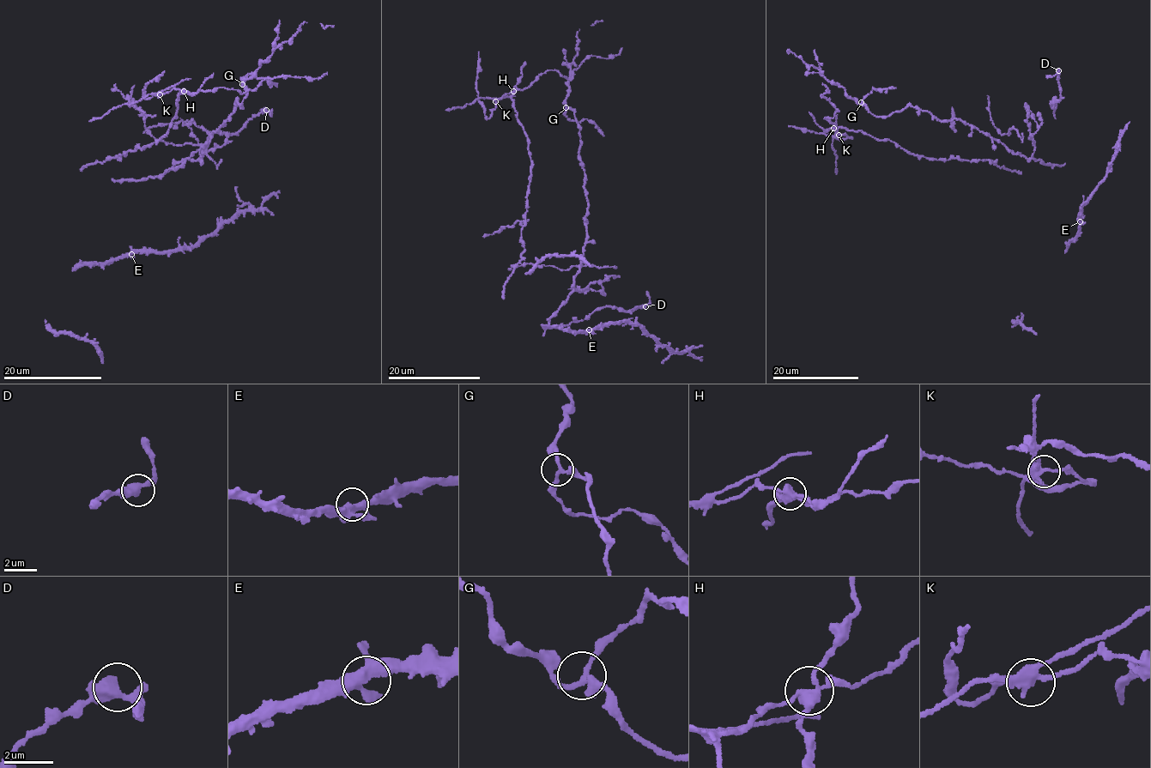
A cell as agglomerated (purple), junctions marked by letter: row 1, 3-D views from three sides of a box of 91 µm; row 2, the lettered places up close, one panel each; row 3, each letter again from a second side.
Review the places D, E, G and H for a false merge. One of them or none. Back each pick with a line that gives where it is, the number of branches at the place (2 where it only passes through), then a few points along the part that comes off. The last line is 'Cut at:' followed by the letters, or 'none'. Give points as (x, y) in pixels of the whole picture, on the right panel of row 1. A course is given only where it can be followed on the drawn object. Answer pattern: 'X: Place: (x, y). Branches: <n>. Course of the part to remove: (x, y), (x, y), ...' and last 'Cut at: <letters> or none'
H: Place: (833, 128). Branches: 4. Course of the part to remove: (834, 127), (835, 123), (824, 118), (832, 117), (838, 111), (821, 95), (828, 89), (822, 82)
Cut at: H

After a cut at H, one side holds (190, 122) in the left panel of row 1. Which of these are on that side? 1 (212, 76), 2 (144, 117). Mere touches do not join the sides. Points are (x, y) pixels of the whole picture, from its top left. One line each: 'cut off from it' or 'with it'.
1: with it
2: with it

